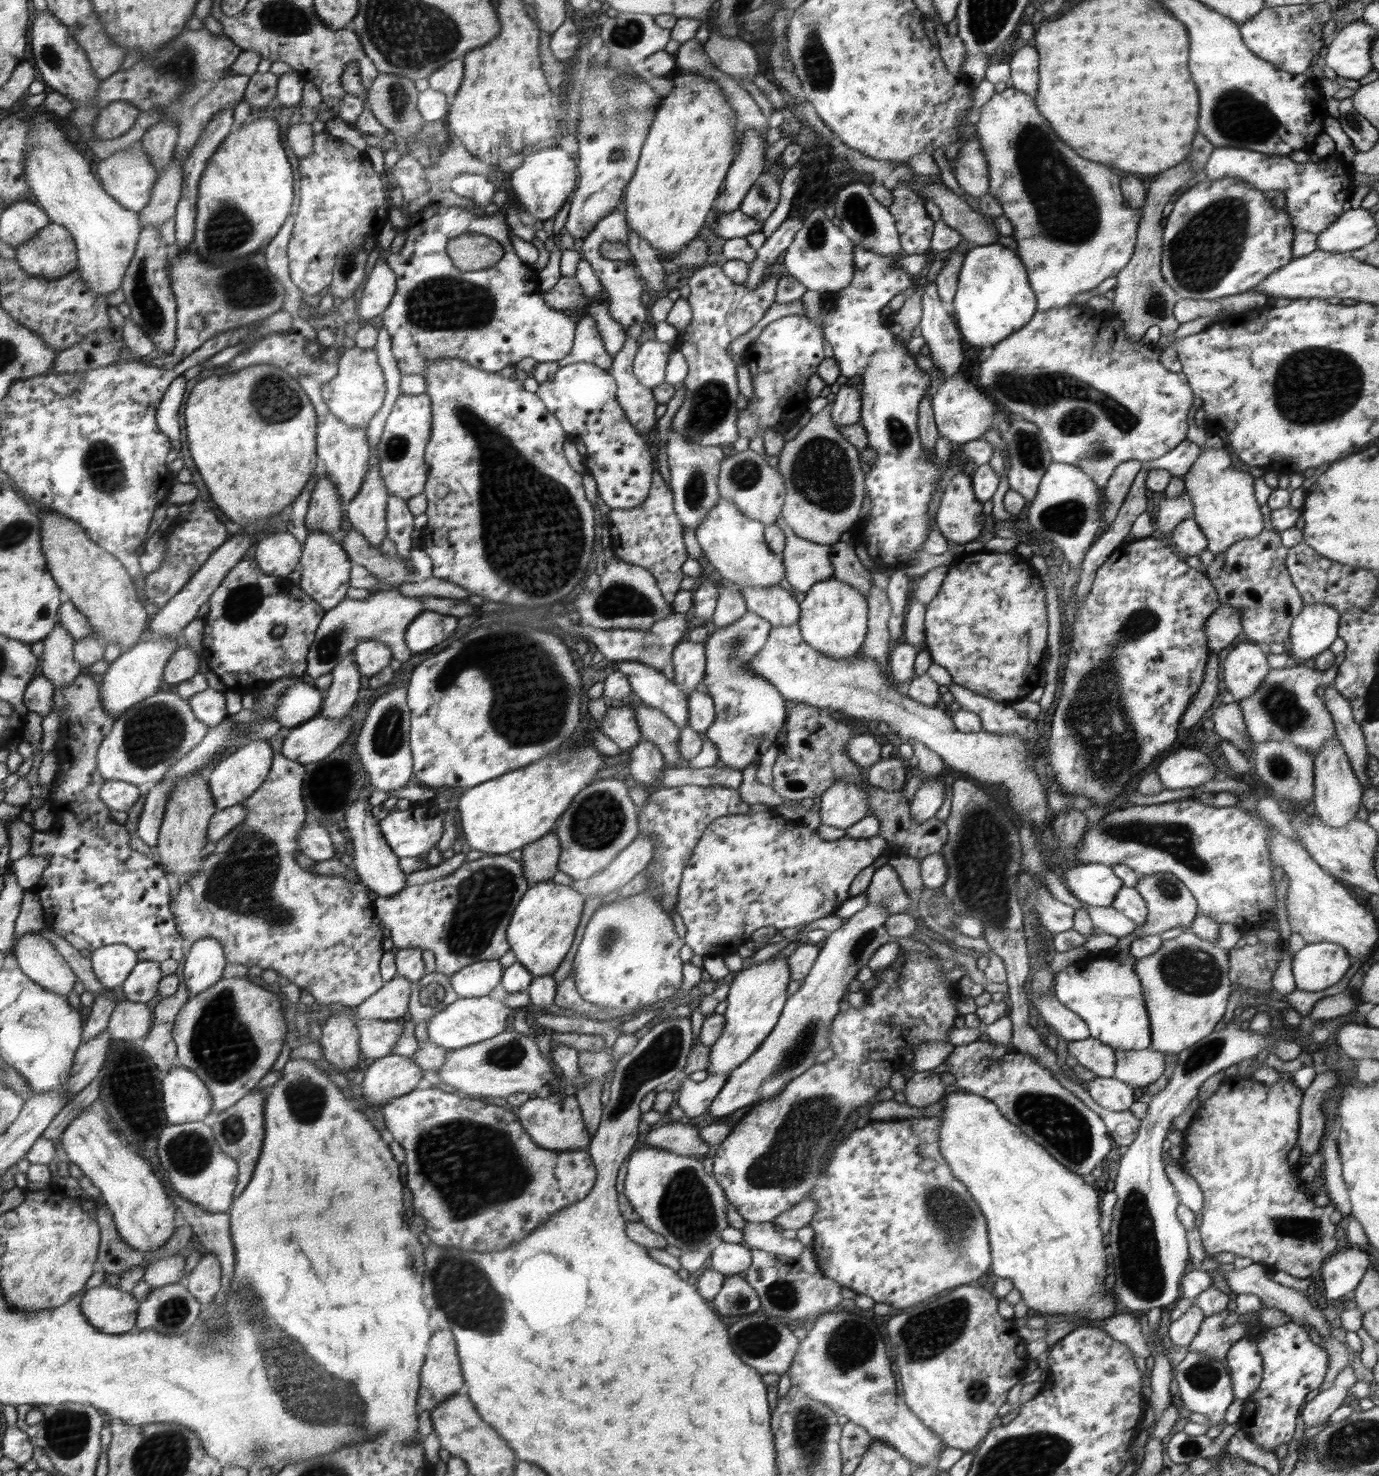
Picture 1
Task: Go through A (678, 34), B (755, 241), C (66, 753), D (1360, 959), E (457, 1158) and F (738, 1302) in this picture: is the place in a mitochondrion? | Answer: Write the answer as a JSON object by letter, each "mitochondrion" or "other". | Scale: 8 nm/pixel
{"A":"other","B":"other","C":"other","D":"other","E":"mitochondrion","F":"mitochondrion"}

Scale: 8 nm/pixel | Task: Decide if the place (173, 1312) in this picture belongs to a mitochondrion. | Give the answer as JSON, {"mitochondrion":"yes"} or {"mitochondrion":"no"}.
{"mitochondrion":"yes"}

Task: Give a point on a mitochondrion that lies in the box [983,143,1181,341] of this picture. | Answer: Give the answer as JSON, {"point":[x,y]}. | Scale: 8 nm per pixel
{"point":[1154,303]}

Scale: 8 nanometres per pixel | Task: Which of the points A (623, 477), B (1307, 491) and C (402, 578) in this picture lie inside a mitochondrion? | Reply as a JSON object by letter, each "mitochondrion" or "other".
{"A":"other","B":"other","C":"other"}

